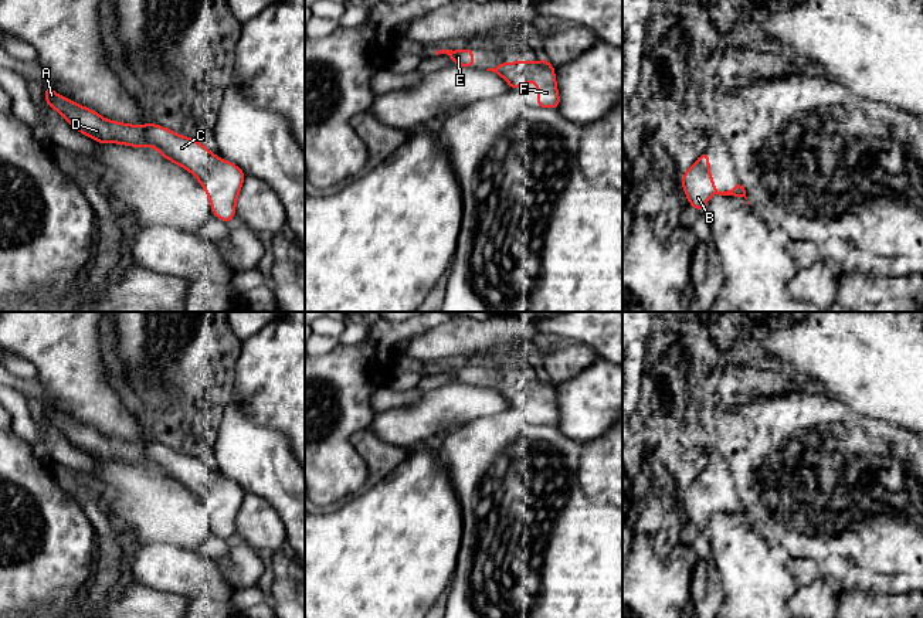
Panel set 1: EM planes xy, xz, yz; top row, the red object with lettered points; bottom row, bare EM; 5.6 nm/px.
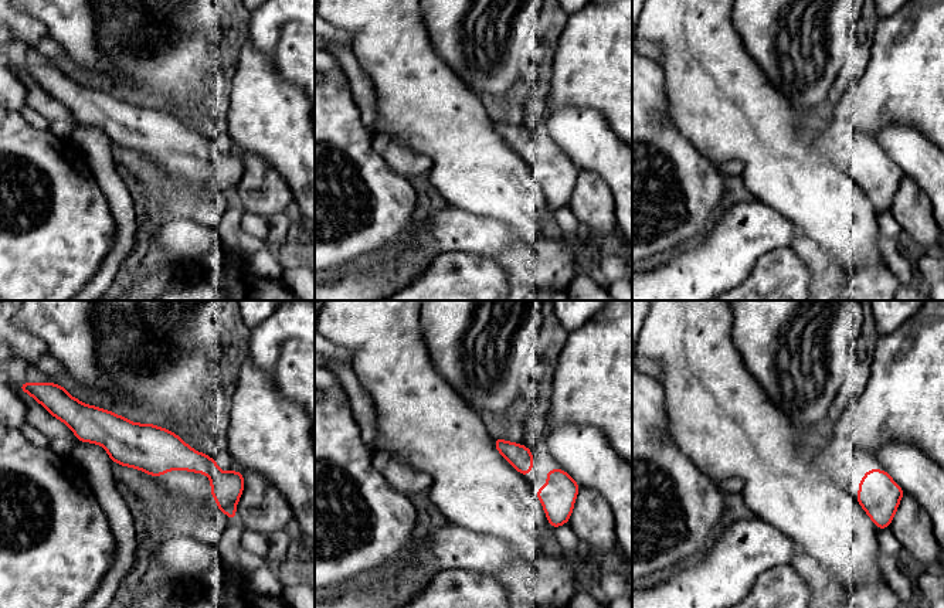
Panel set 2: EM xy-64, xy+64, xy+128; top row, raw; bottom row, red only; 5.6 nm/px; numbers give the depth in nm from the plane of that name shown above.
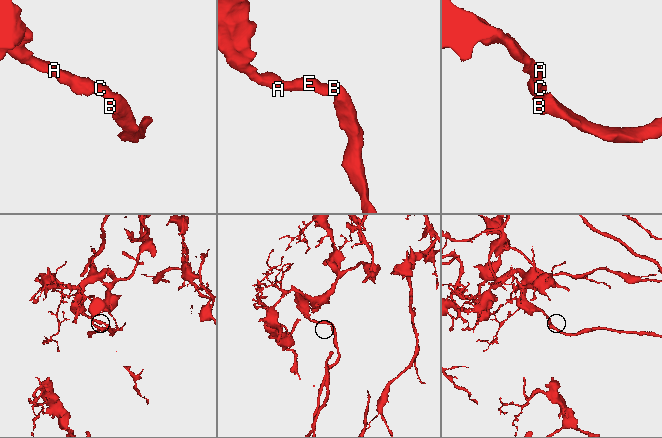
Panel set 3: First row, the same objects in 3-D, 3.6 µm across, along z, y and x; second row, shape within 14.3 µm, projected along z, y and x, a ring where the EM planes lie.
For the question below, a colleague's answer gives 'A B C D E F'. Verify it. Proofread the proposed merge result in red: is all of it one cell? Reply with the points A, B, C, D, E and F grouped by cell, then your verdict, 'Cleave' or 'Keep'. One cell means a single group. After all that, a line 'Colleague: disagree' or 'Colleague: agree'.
Groups: A B C D E F. Keep
Colleague: agree

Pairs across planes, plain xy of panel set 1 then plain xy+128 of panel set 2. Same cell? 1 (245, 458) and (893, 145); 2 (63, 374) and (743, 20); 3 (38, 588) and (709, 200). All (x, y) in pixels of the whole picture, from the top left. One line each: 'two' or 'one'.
1: one
2: two
3: one

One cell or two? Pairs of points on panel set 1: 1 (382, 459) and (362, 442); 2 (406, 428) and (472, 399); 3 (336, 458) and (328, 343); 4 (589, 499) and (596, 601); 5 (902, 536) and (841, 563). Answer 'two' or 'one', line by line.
1: one
2: one
3: two
4: one
5: one

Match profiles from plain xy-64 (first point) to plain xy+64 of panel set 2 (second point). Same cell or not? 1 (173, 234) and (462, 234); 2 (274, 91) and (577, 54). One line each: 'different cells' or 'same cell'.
1: same cell
2: different cells

